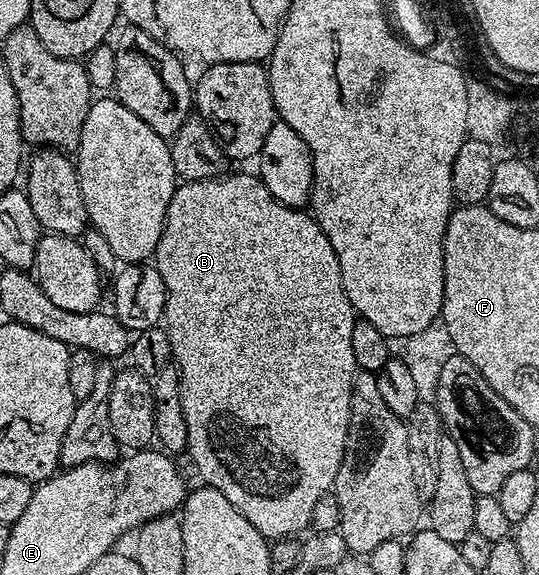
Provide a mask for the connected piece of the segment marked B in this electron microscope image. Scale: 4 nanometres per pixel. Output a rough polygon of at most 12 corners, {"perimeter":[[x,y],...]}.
{"perimeter":[[258,174],[153,262],[191,455],[264,539],[347,444],[355,306]]}

